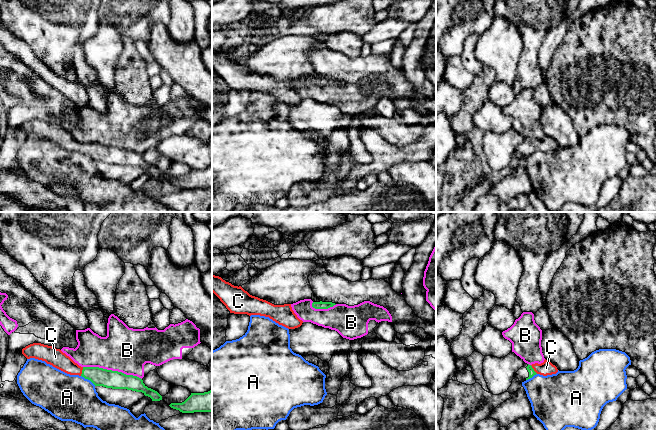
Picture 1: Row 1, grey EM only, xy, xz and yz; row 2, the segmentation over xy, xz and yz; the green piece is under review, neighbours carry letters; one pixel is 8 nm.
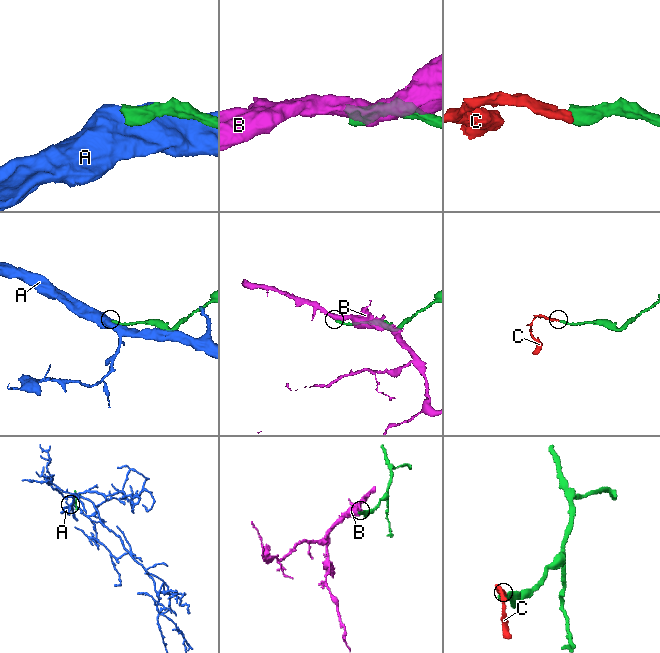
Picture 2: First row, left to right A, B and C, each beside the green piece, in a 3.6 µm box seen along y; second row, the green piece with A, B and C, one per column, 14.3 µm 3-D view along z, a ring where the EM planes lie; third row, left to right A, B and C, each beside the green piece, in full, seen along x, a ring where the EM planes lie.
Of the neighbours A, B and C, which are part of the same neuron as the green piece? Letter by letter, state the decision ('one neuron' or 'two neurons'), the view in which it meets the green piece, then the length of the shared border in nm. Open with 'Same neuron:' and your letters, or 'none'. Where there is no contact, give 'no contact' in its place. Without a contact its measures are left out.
Same neuron: C
A: two neurons; contact in xy; length 150 nm
B: two neurons; contact in xy; length 480 nm
C: one neuron; contact in xy; length 80 nm

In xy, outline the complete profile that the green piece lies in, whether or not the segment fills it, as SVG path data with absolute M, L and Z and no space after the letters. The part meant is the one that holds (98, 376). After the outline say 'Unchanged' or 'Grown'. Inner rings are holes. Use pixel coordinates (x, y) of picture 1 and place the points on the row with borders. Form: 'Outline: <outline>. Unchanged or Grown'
Outline: M33 343L23 348L22 354L27 359L35 358L45 361L67 374L82 376L90 380L95 386L142 392L145 396L150 397L152 401L162 400L162 396L157 391L148 388L143 380L137 376L99 367L81 367L60 349L52 346Z. Grown

